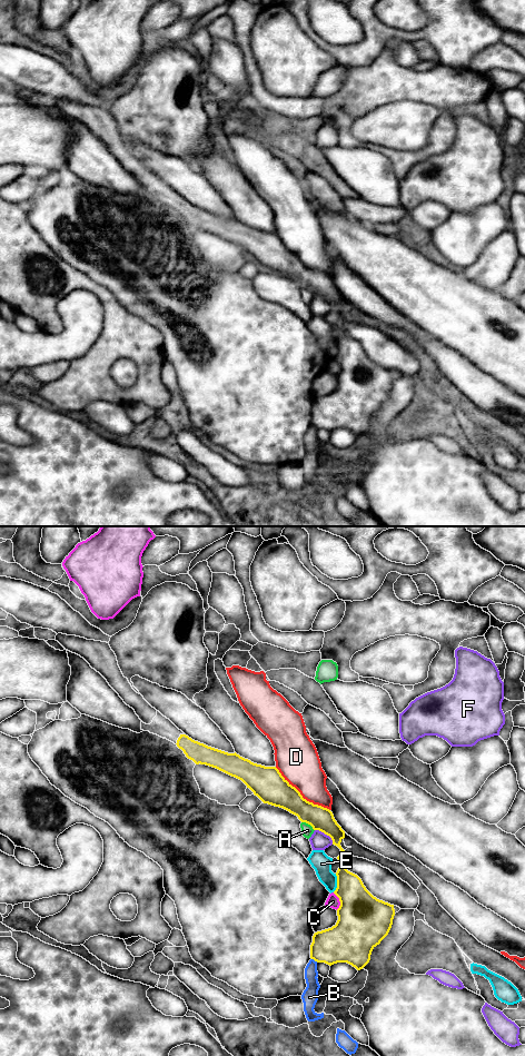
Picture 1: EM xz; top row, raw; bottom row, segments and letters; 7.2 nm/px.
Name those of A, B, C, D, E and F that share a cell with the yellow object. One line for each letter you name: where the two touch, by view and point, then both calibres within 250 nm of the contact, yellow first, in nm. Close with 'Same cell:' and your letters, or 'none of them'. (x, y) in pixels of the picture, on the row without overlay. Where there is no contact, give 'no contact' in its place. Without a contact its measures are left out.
Same cell: none of them

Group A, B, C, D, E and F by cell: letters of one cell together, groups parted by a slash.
A / B / C / D / E / F

